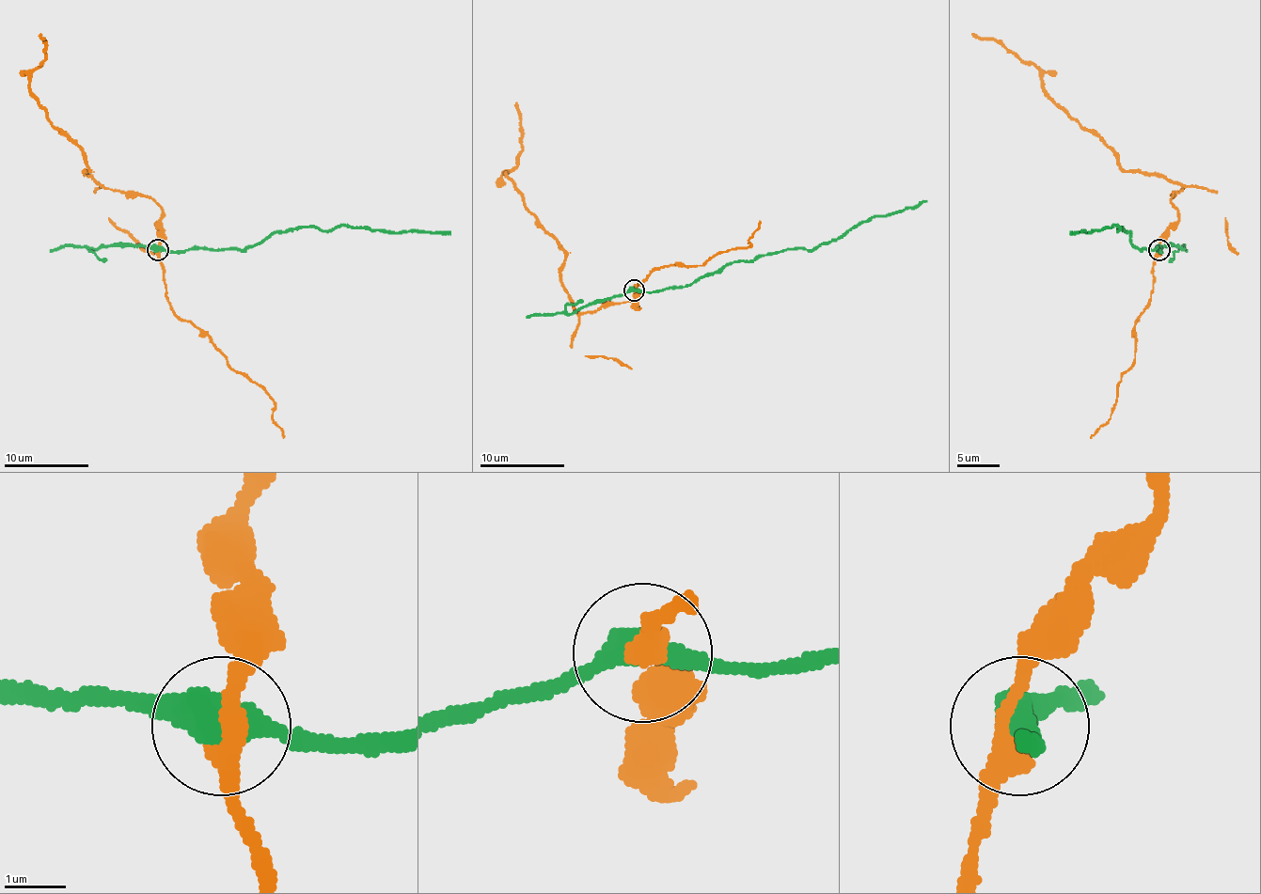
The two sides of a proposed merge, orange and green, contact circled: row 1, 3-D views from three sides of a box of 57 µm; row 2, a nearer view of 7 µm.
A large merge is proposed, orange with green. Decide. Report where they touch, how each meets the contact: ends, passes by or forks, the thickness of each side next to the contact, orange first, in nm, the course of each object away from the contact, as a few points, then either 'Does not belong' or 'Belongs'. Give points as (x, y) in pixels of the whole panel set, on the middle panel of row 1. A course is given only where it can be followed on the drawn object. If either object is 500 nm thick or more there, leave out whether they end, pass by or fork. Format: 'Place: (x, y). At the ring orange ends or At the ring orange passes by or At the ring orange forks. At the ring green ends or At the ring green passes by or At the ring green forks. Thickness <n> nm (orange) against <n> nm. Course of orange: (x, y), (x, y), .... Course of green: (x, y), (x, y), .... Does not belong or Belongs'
Place: (634, 290). At the ring orange passes by. At the ring green passes by. Thickness 360 nm (orange) against 440 nm. Course of orange: (633, 290), (638, 308), (574, 306), (560, 281), (563, 246), (506, 174), (523, 148), (516, 101). Course of green: (633, 290), (686, 287), (733, 261), (818, 246), (874, 217), (916, 209), (927, 200). Does not belong

